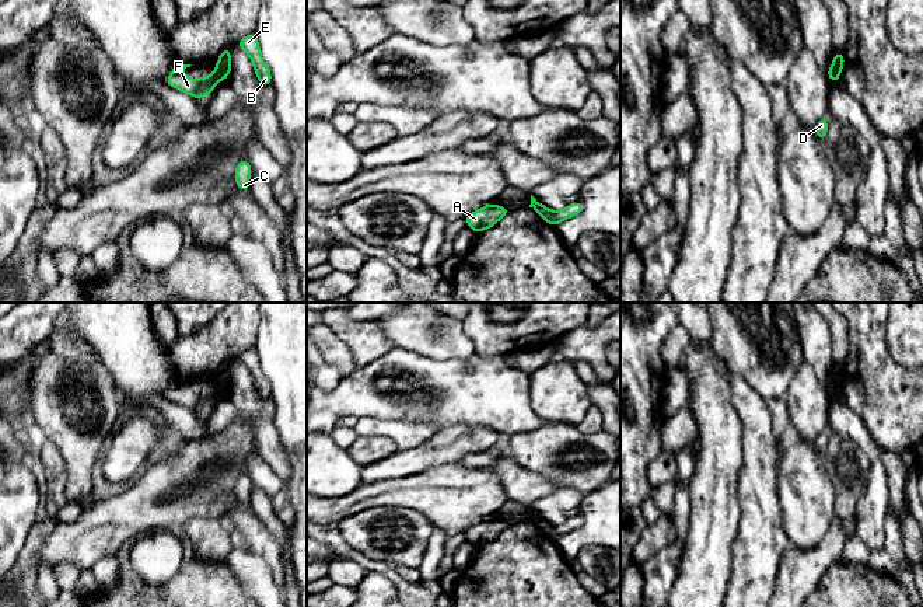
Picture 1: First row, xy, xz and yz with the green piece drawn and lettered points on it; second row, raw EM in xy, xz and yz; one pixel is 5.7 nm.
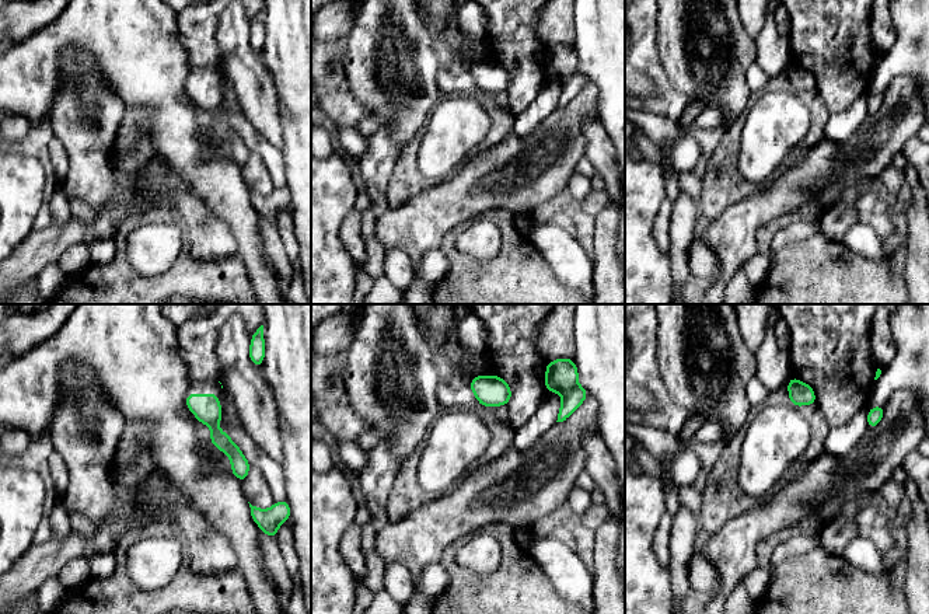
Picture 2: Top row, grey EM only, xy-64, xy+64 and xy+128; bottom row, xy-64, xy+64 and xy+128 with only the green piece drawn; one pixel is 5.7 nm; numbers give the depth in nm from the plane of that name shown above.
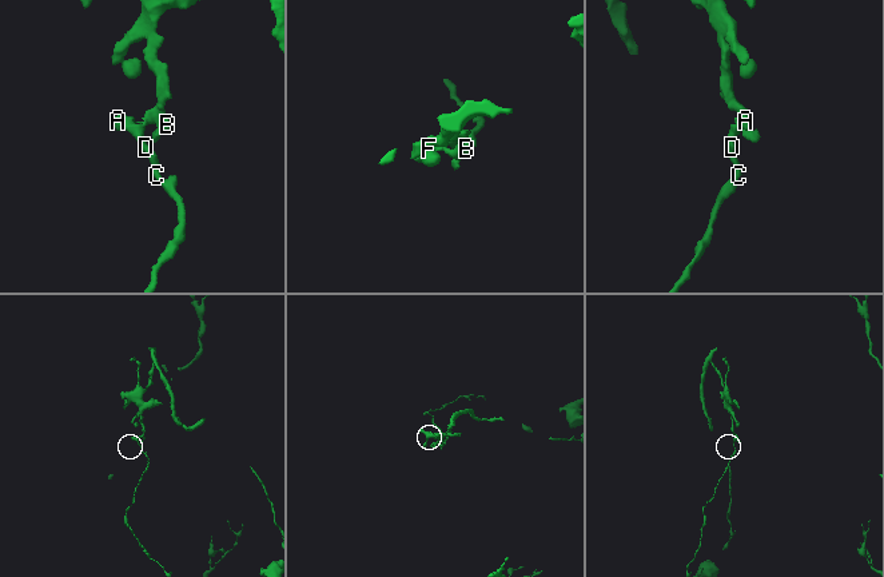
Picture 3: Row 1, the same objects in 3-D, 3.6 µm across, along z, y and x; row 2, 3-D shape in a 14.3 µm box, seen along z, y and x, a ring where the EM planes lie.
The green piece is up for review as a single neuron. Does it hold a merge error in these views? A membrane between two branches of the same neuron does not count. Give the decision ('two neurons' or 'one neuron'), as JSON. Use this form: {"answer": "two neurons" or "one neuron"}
{"answer": "two neurons"}

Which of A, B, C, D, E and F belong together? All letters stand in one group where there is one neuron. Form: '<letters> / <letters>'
A C D F / B E

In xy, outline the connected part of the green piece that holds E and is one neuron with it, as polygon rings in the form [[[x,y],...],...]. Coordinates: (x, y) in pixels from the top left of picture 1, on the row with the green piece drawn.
[[[252,32],[240,39],[238,46],[251,57],[259,83],[265,87],[270,87],[272,74],[262,59],[256,34]]]

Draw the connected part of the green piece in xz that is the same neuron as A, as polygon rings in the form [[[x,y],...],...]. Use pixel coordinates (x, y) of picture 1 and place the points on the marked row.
[[[485,205],[465,216],[466,226],[475,233],[480,233],[486,229],[493,227],[501,217],[510,214],[510,210],[499,205]]]

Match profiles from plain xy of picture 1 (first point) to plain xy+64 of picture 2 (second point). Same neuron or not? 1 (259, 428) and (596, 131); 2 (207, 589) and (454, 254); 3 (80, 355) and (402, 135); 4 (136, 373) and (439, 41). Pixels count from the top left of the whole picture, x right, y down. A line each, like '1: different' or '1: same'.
1: same
2: same
3: same
4: same

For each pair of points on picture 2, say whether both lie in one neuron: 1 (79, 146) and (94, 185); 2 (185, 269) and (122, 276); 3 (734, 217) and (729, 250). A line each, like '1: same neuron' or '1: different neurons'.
1: same neuron
2: same neuron
3: same neuron

